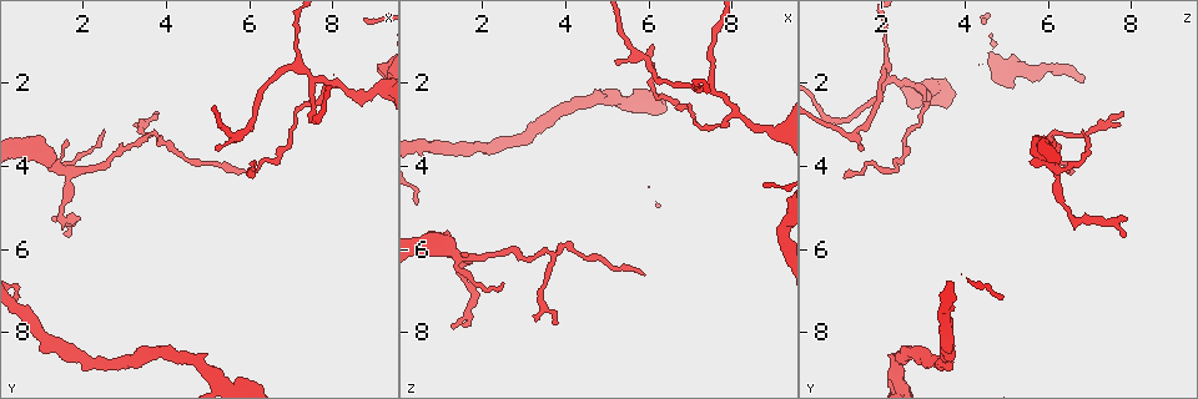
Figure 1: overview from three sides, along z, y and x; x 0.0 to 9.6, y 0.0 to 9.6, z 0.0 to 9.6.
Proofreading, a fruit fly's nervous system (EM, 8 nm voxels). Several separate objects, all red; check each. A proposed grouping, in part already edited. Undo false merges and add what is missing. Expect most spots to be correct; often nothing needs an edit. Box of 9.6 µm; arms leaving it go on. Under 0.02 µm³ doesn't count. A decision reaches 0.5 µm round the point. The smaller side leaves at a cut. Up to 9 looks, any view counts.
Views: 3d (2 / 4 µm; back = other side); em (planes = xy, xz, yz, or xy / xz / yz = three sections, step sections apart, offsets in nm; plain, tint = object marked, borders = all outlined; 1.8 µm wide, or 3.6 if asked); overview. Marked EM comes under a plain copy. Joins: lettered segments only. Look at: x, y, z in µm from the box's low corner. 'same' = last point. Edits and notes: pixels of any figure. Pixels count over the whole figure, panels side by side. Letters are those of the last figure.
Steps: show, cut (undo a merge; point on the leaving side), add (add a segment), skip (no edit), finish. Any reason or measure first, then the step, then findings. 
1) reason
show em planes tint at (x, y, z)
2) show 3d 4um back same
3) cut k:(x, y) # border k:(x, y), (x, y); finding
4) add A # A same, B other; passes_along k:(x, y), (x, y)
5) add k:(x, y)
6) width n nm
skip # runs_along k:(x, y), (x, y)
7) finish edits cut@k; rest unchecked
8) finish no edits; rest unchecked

free end
show em planes borders at (5.90, 4.20, 6.55)

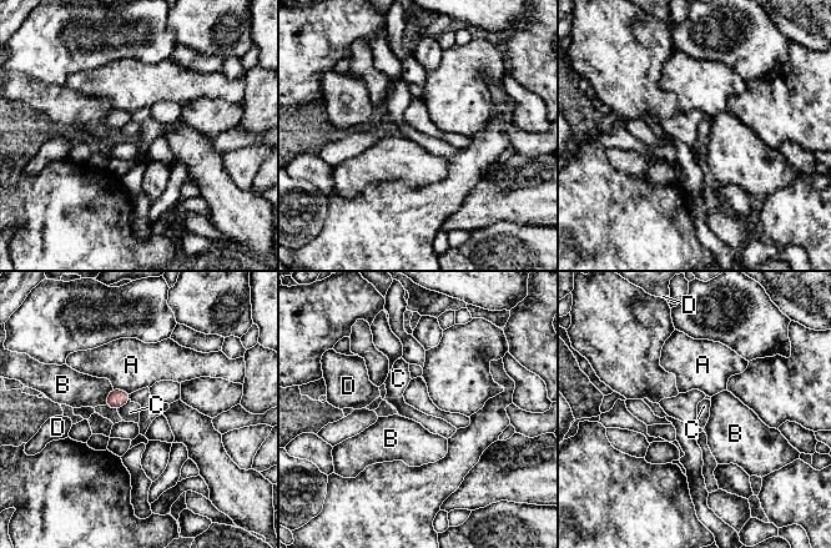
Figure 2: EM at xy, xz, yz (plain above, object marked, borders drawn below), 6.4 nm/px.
longest_contact B 130 nm
skip # A other, B other, C other, D other; border 2:(130, 400), (117, 411); none of them fits

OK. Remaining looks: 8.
show em planes borders at (8.75, 2.30, 3.10)

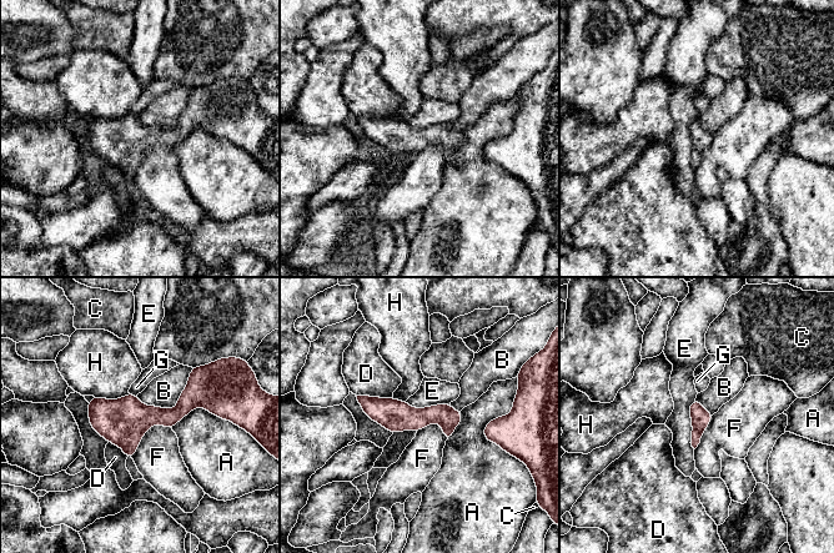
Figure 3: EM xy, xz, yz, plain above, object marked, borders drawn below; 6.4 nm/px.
skip # A other, B other, C other, D other, E other, F other, G other, H other; border 3:(171, 428), (152, 425), (131, 458); all the same neuron

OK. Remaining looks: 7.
free end
show 3d 4um at (5.20, 3.65, 1.40)

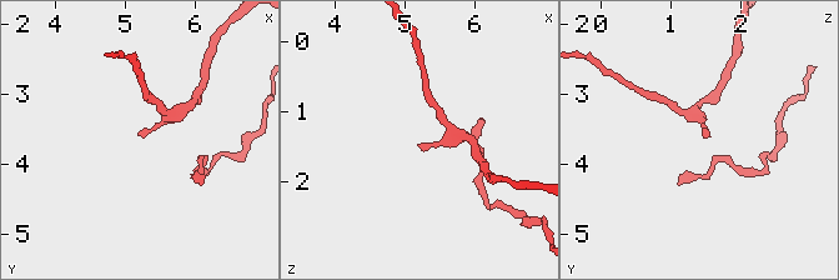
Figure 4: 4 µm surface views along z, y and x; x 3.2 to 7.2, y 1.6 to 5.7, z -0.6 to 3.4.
show em planes borders at (5.15, 3.55, 1.50)

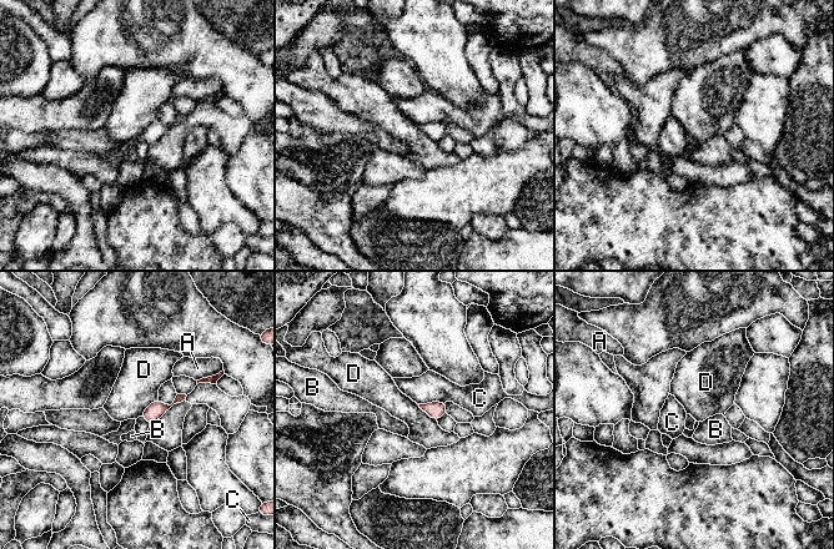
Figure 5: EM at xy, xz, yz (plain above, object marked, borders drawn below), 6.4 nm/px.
skip # A other, B other, C other, D other; border 5:(157, 398), (140, 416); no lettered segment goes on from it

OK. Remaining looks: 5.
show 3d 2um at (1.60, 3.35, 6.10)

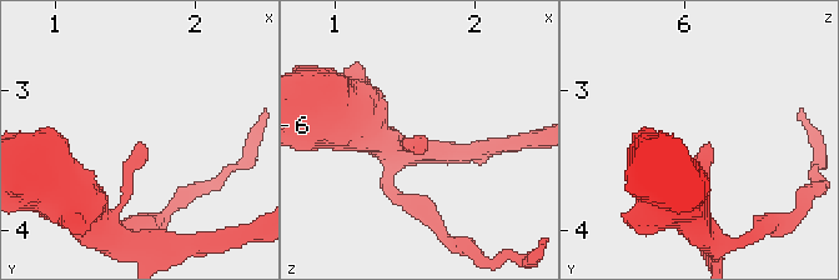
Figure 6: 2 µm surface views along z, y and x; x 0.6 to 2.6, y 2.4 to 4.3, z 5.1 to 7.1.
shape alone is not enough
show em planes borders at (1.60, 3.38, 6.16)

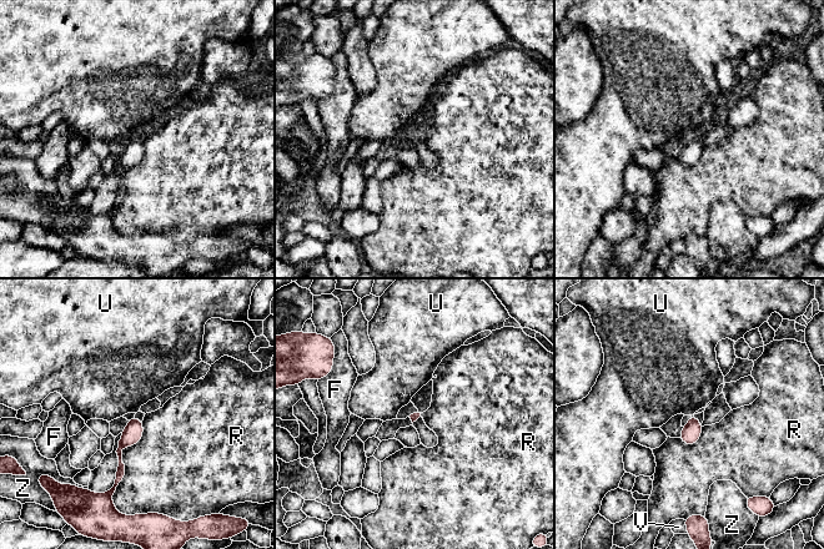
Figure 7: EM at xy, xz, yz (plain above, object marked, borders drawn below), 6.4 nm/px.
skip # F other, R other, U other, V other, Z other; border 7:(142, 421), (111, 502); no lettered segment goes on from it

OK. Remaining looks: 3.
finish no edits; rest unchecked

